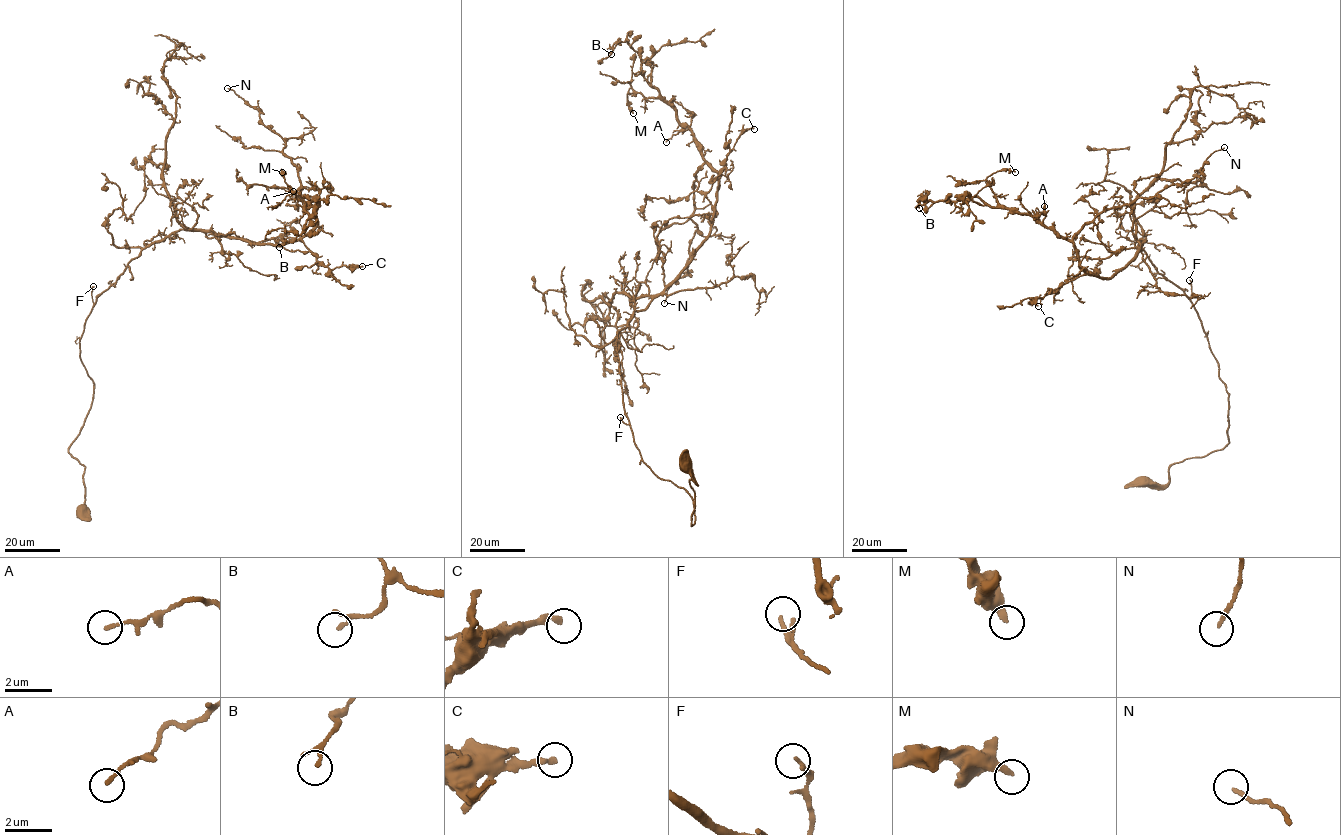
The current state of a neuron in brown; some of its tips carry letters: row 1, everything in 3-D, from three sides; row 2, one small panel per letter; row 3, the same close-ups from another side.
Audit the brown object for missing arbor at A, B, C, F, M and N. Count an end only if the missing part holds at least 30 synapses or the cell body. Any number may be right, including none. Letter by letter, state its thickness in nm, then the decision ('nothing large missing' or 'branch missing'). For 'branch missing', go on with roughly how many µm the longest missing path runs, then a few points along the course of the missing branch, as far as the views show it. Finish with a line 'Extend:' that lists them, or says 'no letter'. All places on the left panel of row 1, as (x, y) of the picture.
A: 150 nm | nothing large missing
B: 130 nm | nothing large missing
C: 240 nm | nothing large missing
F: 90 nm | nothing large missing
M: 280 nm | nothing large missing
N: 150 nm | nothing large missing
Extend: no letter

